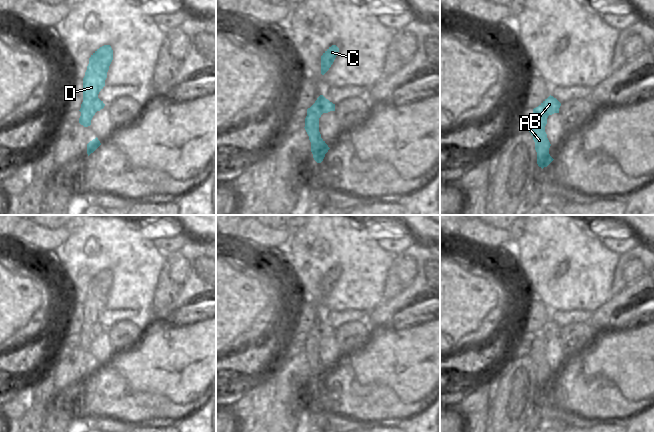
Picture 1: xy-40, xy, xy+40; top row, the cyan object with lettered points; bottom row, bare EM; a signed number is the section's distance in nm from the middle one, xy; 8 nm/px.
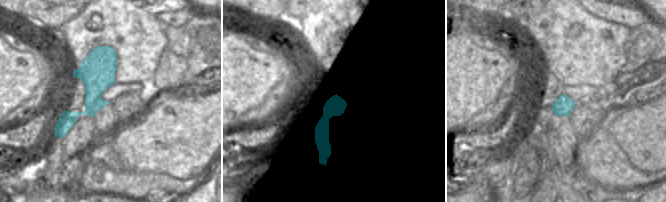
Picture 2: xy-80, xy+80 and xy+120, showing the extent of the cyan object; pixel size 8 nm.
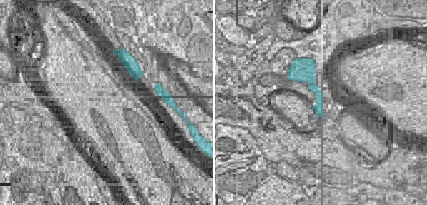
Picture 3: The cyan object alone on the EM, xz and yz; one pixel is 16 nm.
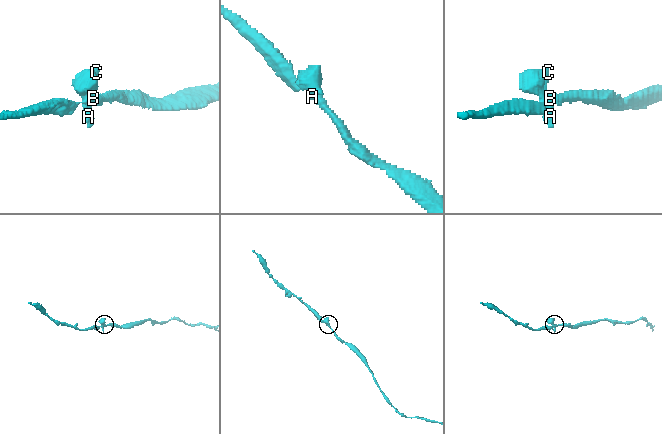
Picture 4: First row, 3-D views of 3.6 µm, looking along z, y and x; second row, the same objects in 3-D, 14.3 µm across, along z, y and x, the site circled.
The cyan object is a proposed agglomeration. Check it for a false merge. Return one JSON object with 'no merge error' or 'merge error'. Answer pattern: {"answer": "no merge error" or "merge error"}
{"answer": "merge error"}

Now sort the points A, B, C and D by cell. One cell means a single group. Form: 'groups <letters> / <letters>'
groups A C D / B

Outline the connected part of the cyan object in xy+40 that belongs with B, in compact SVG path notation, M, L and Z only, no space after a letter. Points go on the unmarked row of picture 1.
M550 319L538 331L533 333L533 337L544 337L549 340L554 337L559 337L560 330L561 327Z

